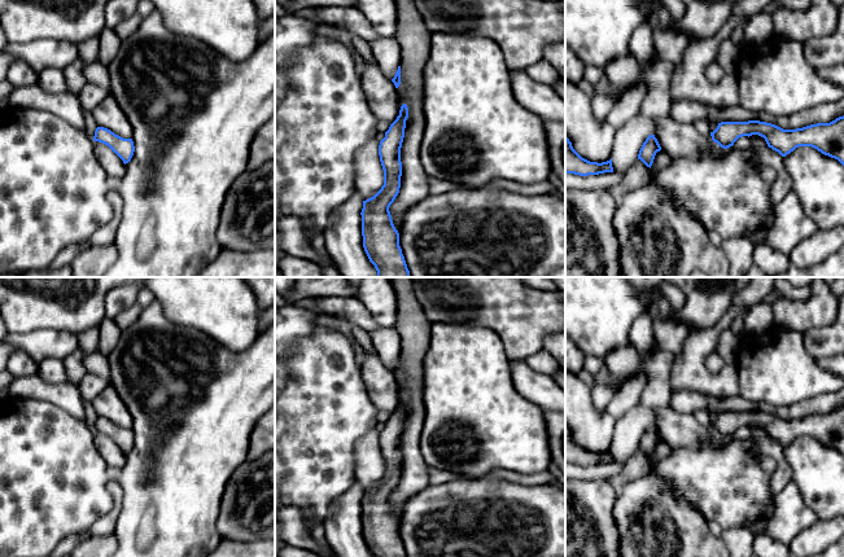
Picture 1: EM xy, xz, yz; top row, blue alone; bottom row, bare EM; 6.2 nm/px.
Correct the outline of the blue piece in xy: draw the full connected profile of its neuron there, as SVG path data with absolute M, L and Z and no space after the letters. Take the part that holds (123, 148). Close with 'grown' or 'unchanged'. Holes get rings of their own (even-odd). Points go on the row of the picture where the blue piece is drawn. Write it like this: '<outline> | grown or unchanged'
M110 95L105 97L92 115L99 126L93 141L108 145L124 165L128 163L135 152L132 127L115 98Z | grown

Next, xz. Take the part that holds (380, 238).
M395 0L397 32L402 61L392 79L397 88L399 115L380 141L379 155L384 170L384 185L371 198L363 201L363 247L377 271L377 277L410 277L402 249L399 231L406 212L429 196L428 175L420 163L420 144L425 130L423 113L423 67L430 52L430 32L419 13L415 0Z | grown

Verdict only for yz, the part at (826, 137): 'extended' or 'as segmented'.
extended

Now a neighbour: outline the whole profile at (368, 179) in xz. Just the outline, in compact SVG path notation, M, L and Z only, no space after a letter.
M377 137L368 140L355 154L354 184L363 201L373 197L384 185L384 170L379 155Z

